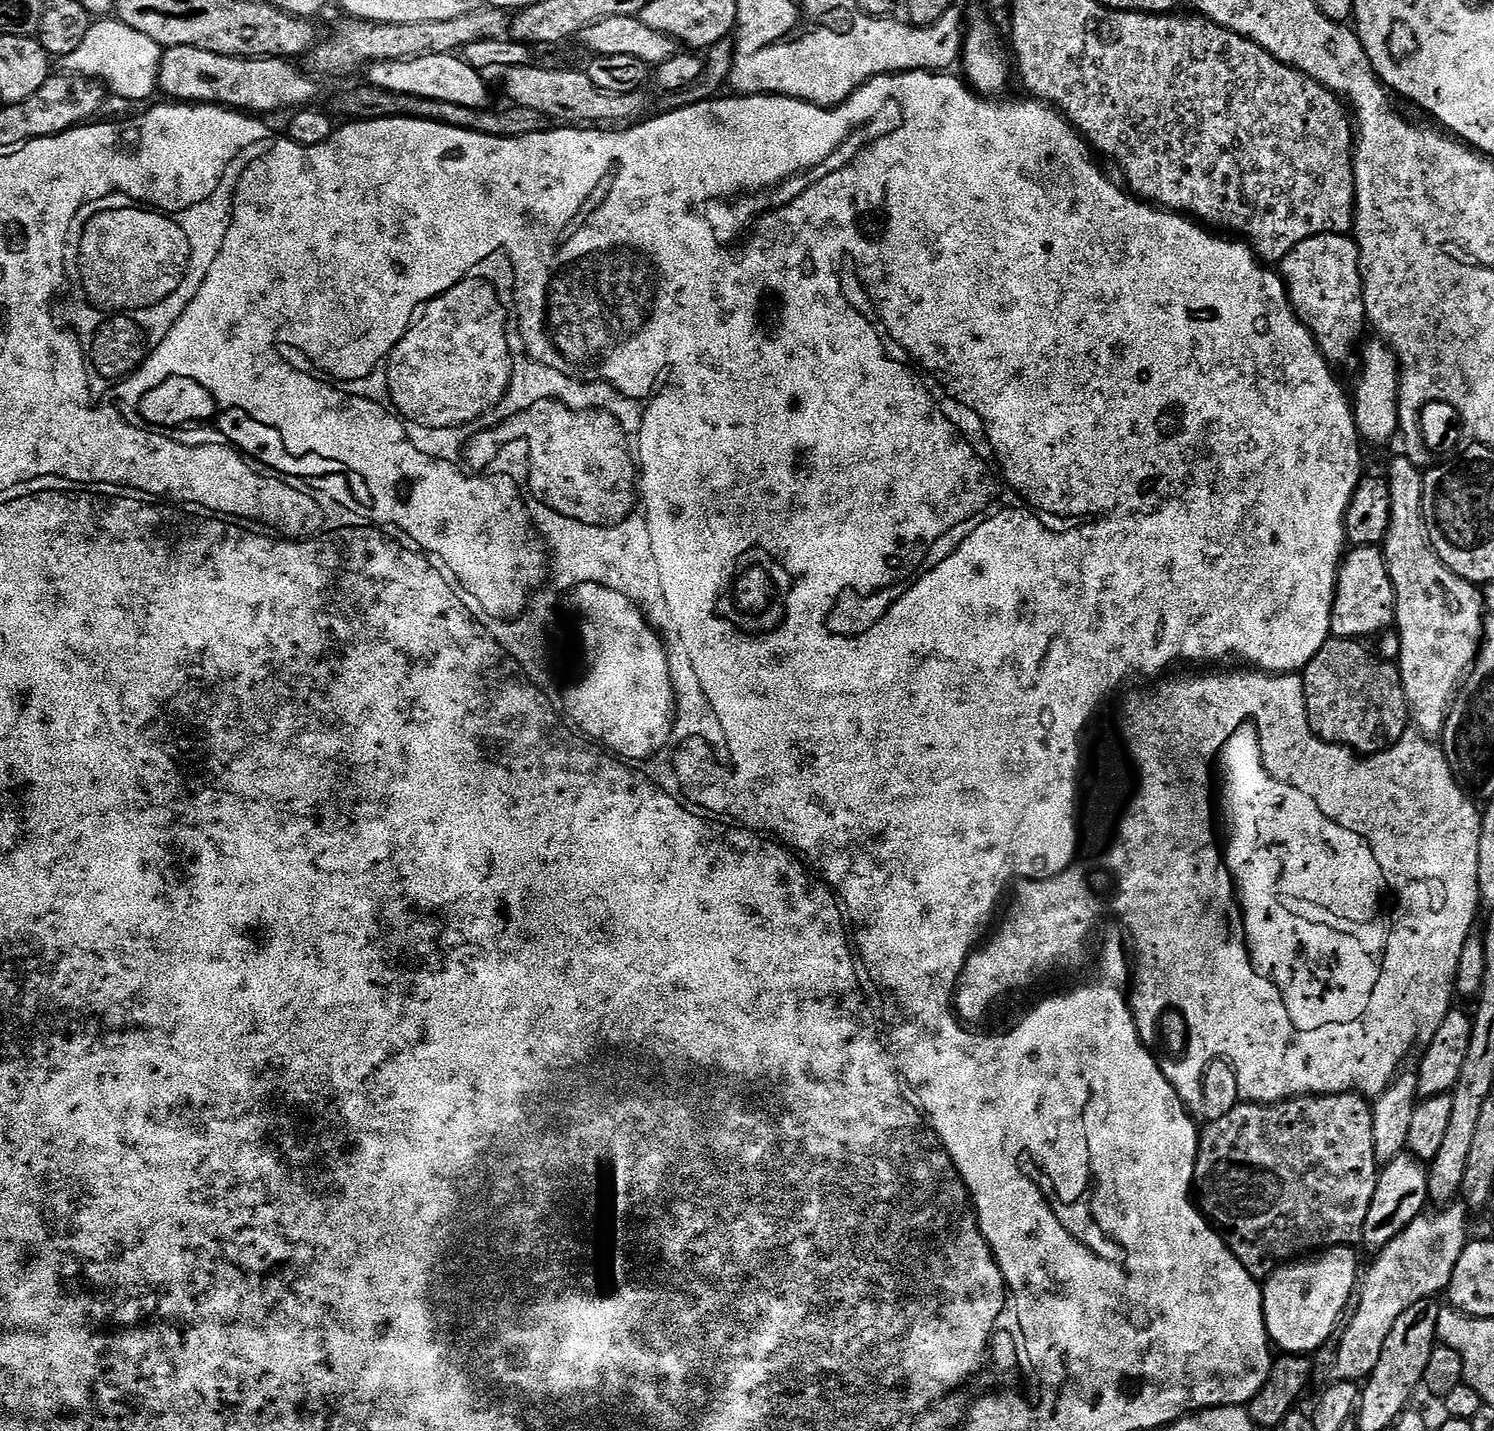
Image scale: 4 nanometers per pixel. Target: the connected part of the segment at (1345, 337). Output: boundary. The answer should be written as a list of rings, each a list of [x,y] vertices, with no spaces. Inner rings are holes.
[[[1335,232],[1306,238],[1306,242],[1298,242],[1298,246],[1294,246],[1294,250],[1284,256],[1278,265],[1278,271],[1284,277],[1284,285],[1288,287],[1288,297],[1297,318],[1312,331],[1324,359],[1333,366],[1339,366],[1351,354],[1352,347],[1357,347],[1356,339],[1366,329],[1364,283],[1360,277],[1360,251],[1355,239],[1351,235]]]

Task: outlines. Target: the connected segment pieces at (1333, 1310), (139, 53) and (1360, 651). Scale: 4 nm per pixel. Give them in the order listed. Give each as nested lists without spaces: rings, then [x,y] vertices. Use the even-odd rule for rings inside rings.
[[[1348,1246],[1320,1250],[1307,1258],[1279,1265],[1263,1281],[1264,1321],[1268,1327],[1268,1338],[1277,1349],[1280,1347],[1281,1353],[1312,1354],[1315,1348],[1322,1347],[1331,1338],[1332,1331],[1334,1336],[1348,1299],[1350,1304],[1358,1288],[1356,1256],[1352,1252],[1355,1251]]]
[[[115,18],[95,21],[78,49],[61,57],[63,71],[99,80],[117,98],[134,104],[148,99],[159,85],[163,48]],[[113,91],[113,92],[112,92]]]
[[[1330,638],[1302,669],[1302,679],[1308,725],[1314,735],[1372,756],[1409,731],[1410,713],[1399,667],[1362,645],[1360,640]]]

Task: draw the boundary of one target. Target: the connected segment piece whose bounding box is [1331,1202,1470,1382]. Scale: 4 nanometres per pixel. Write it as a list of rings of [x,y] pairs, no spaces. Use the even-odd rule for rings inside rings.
[[[1460,1202],[1449,1203],[1433,1216],[1421,1214],[1377,1255],[1380,1257],[1373,1262],[1368,1277],[1365,1280],[1363,1277],[1359,1285],[1356,1313],[1348,1325],[1343,1325],[1344,1333],[1343,1328],[1339,1333],[1340,1345],[1332,1364],[1333,1381],[1367,1381],[1374,1366],[1378,1366],[1382,1342],[1386,1342],[1390,1326],[1394,1326],[1414,1302],[1439,1297],[1439,1292],[1441,1295],[1447,1289],[1454,1266],[1458,1266],[1458,1258],[1470,1239],[1467,1214],[1465,1205]]]

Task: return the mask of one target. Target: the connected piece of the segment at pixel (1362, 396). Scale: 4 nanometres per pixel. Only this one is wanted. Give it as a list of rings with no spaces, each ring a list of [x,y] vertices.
[[[1373,338],[1372,341],[1361,345],[1360,374],[1356,384],[1356,392],[1352,394],[1353,416],[1356,430],[1365,443],[1384,444],[1390,441],[1394,434],[1399,433],[1399,360],[1395,352],[1383,341]]]

